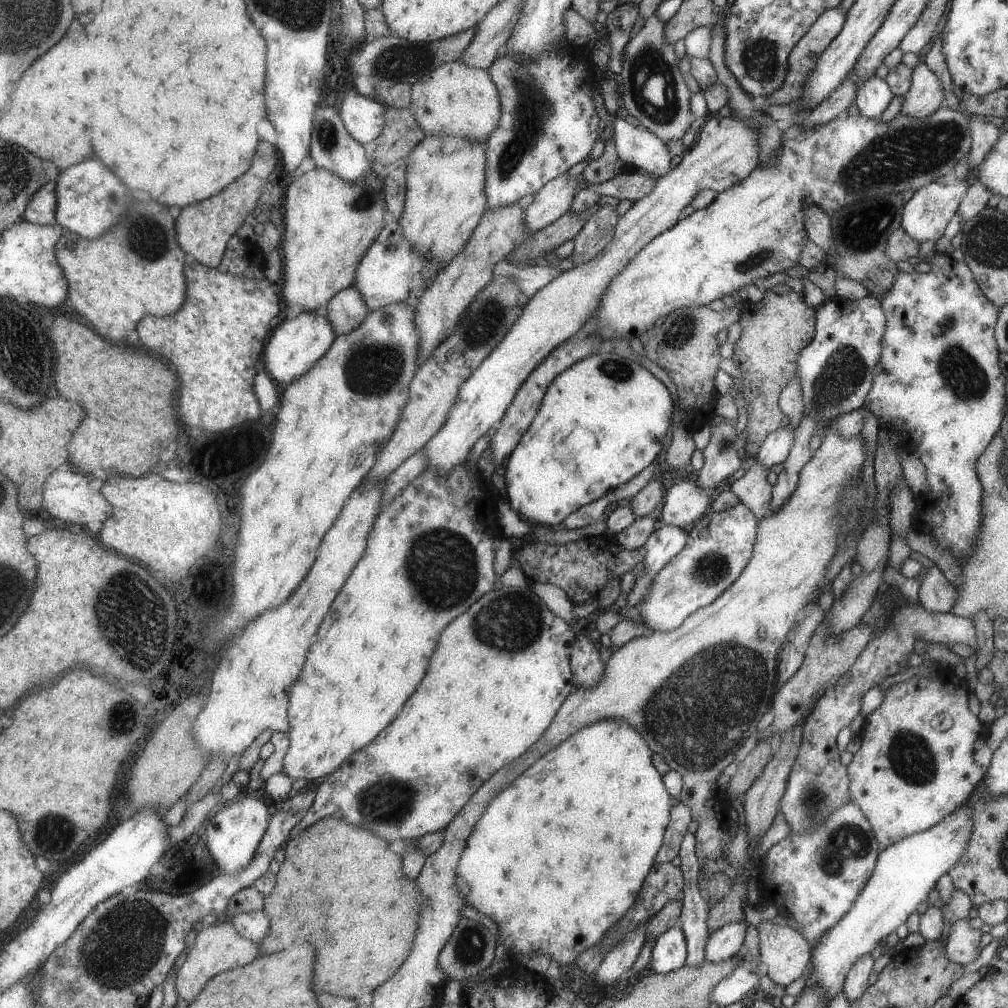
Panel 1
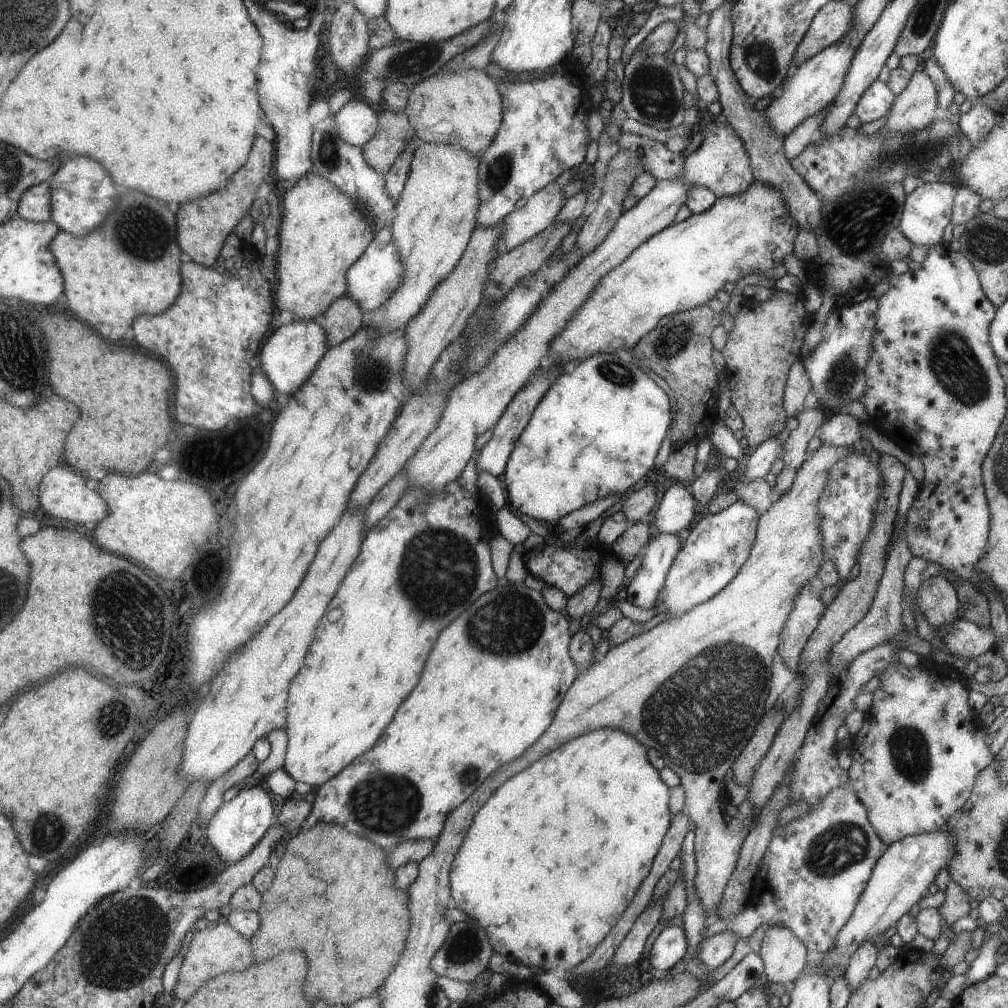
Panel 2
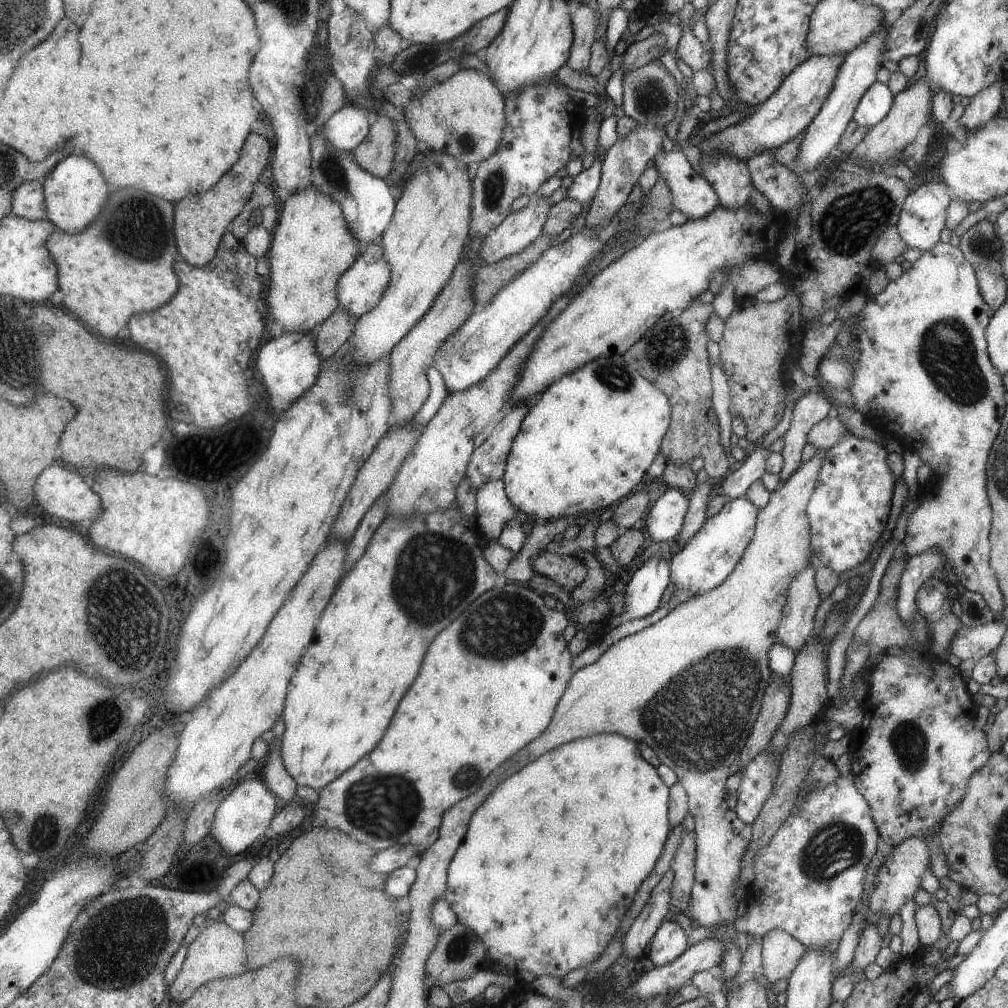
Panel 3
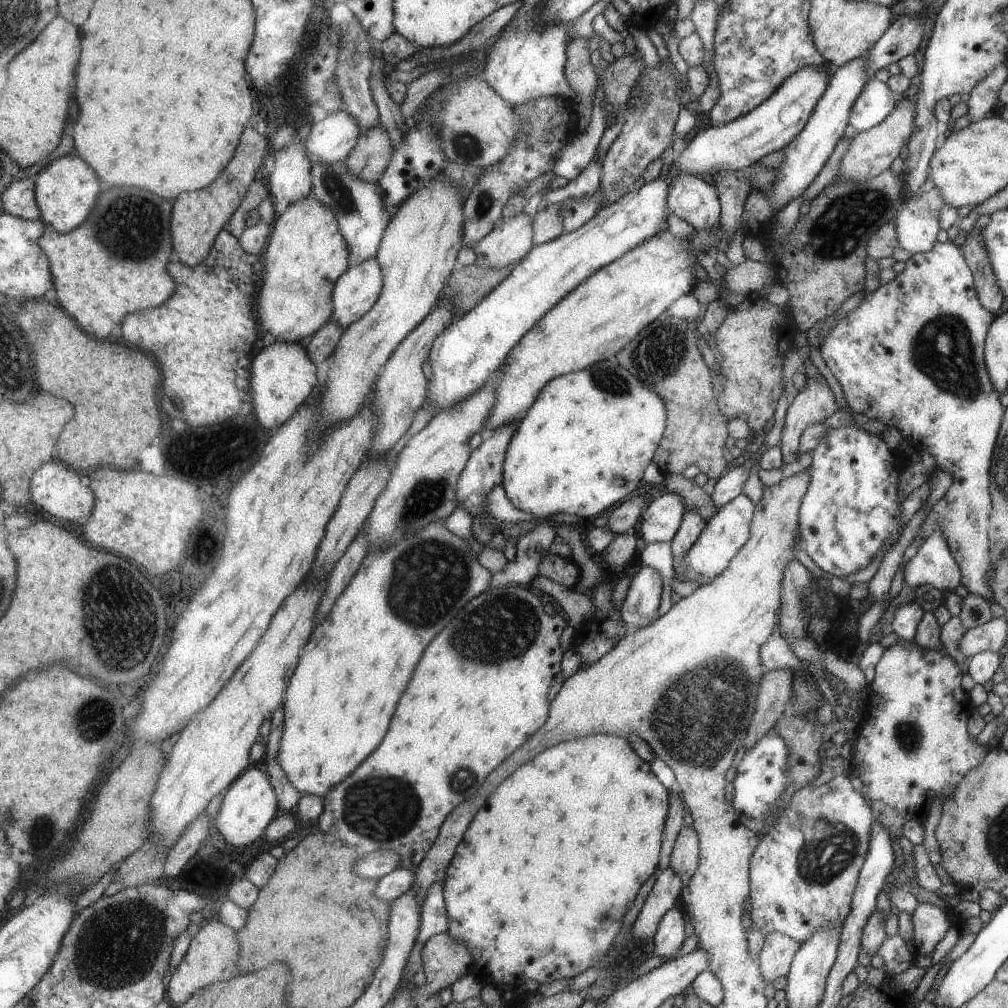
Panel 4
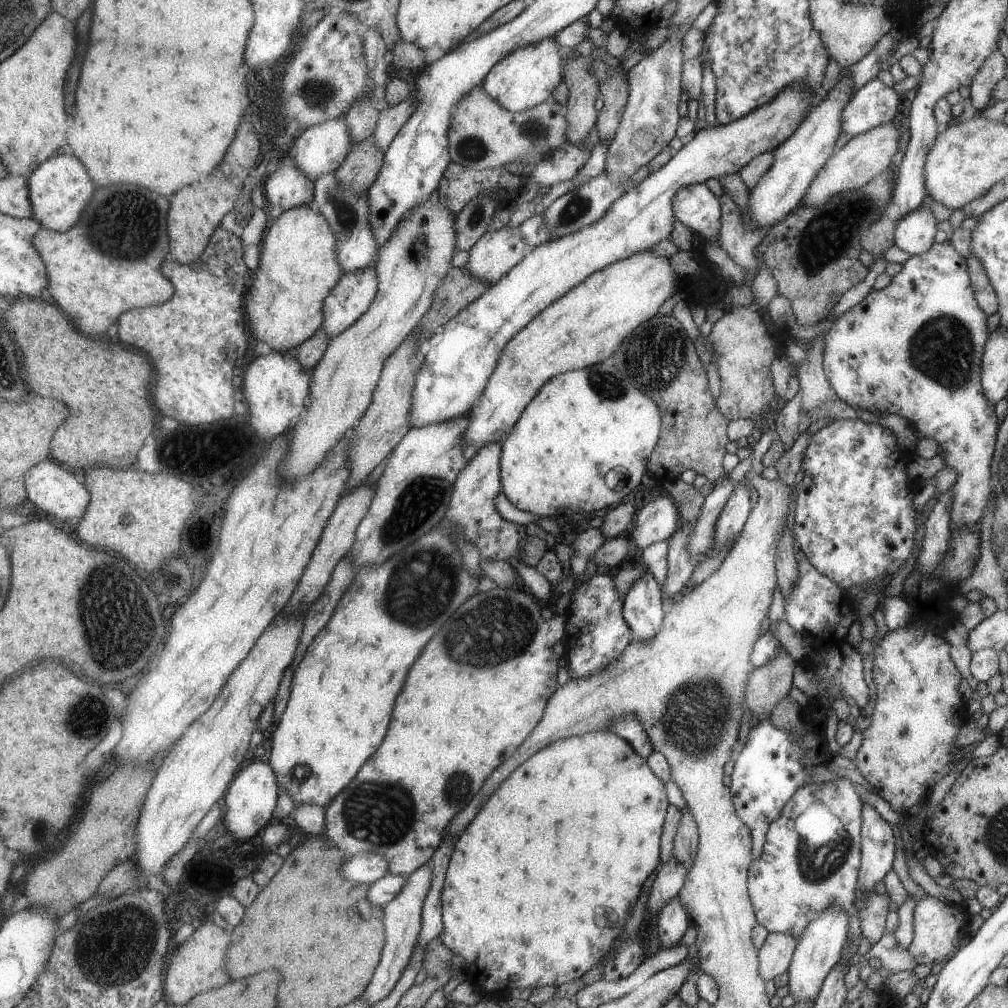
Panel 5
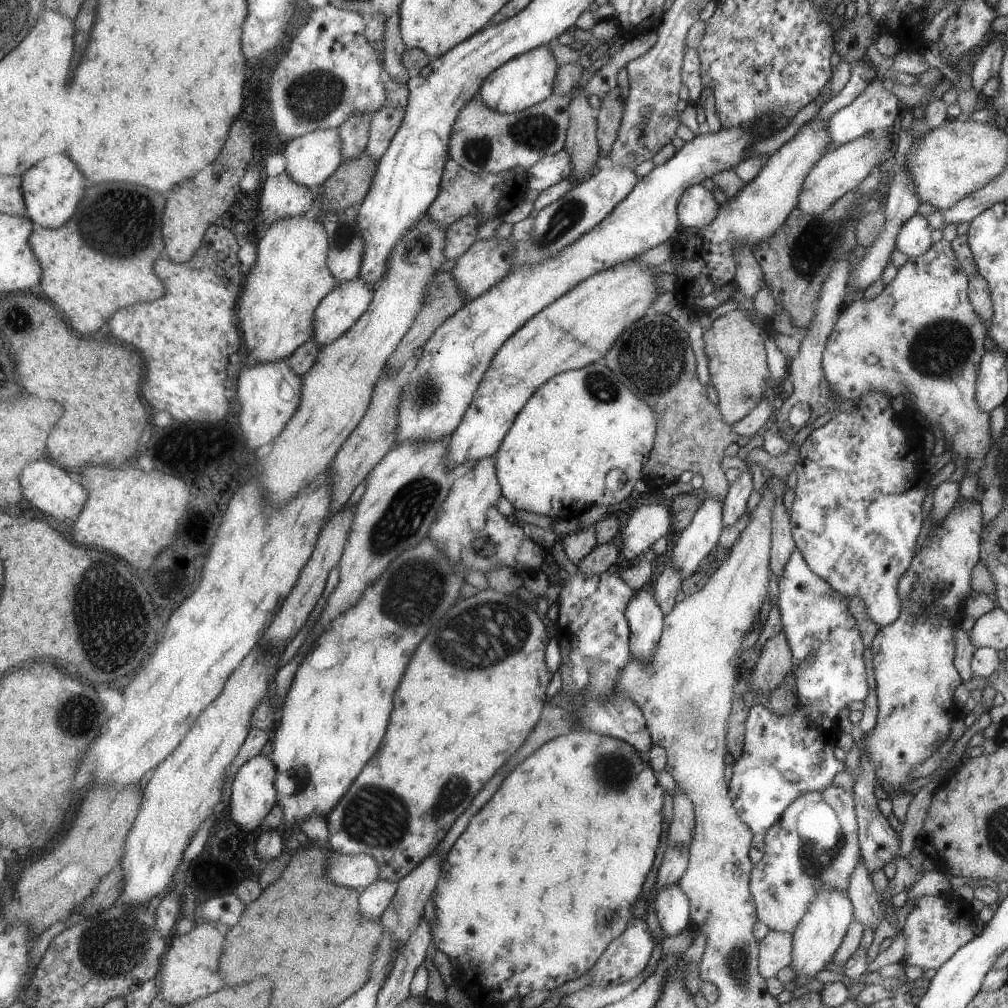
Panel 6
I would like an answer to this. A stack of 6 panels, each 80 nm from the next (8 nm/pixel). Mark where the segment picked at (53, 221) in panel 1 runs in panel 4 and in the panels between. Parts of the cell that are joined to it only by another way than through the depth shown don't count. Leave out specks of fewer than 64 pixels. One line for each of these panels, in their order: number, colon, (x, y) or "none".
2: (36, 205)
3: (29, 202)
4: (20, 198)

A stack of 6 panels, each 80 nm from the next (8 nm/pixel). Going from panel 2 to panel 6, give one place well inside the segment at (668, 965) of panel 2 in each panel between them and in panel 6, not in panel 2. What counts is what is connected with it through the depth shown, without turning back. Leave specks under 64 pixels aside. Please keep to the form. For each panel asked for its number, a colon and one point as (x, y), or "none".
3: (670, 942)
4: (669, 939)
5: (673, 919)
6: (672, 905)

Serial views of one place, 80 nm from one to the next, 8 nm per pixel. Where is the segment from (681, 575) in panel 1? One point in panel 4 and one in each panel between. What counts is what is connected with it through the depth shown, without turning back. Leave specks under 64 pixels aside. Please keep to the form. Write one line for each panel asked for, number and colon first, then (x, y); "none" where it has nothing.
2: (718, 545)
3: (708, 559)
4: (727, 531)

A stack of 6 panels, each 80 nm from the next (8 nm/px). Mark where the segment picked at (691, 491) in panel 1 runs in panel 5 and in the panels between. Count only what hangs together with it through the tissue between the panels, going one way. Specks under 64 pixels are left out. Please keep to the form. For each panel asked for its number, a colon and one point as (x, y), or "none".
2: (676, 513)
3: (667, 517)
4: (663, 518)
5: (658, 520)

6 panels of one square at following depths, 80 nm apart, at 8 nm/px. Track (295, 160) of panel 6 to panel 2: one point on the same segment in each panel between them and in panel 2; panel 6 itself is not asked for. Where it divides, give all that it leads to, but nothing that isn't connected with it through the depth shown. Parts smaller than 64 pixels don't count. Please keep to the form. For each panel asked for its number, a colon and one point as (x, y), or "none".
2: (358, 123)
3: (347, 128)
4: (332, 140)
5: (323, 148)

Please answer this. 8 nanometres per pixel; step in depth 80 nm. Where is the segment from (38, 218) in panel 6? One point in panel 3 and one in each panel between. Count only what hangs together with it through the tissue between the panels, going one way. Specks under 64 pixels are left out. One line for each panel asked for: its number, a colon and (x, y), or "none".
3: (76, 190)
4: (68, 189)
5: (60, 189)

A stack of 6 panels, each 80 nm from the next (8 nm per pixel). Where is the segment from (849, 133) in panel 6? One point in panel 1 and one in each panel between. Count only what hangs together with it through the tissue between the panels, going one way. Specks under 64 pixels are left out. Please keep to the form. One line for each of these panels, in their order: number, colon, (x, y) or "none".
1: (872, 97)
2: (876, 101)
3: (876, 101)
4: (875, 101)
5: (874, 103)

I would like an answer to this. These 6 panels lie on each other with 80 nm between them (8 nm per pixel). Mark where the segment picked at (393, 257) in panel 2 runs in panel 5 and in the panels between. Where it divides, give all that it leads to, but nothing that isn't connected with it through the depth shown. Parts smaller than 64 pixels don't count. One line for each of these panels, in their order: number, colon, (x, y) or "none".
3: (361, 288)
4: (356, 292)
5: (354, 294)

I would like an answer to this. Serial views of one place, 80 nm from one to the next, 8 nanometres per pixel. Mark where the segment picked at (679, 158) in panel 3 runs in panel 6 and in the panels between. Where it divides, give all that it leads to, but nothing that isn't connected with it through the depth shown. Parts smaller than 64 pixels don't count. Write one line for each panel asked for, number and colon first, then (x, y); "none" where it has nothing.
4: (691, 198)
5: (695, 205)
6: (697, 208)

